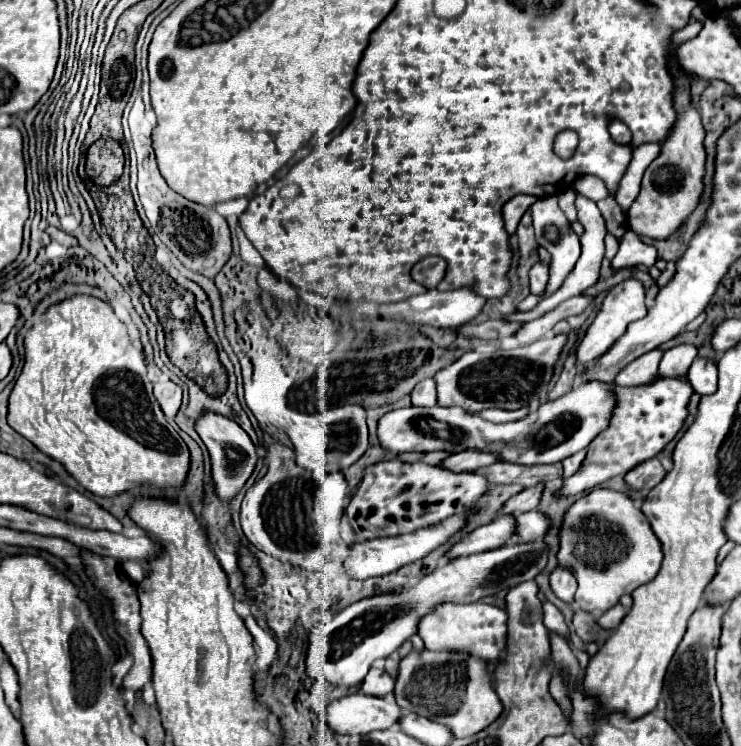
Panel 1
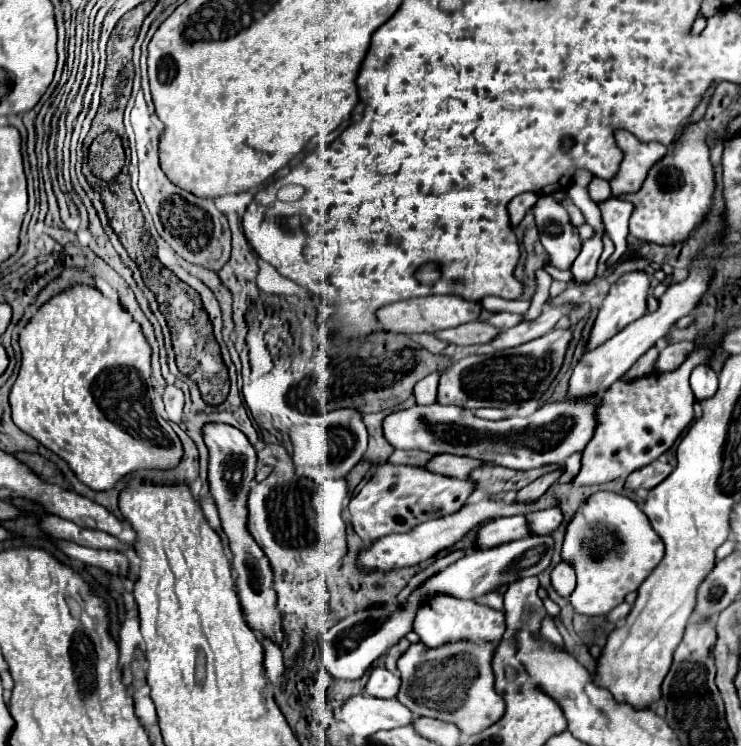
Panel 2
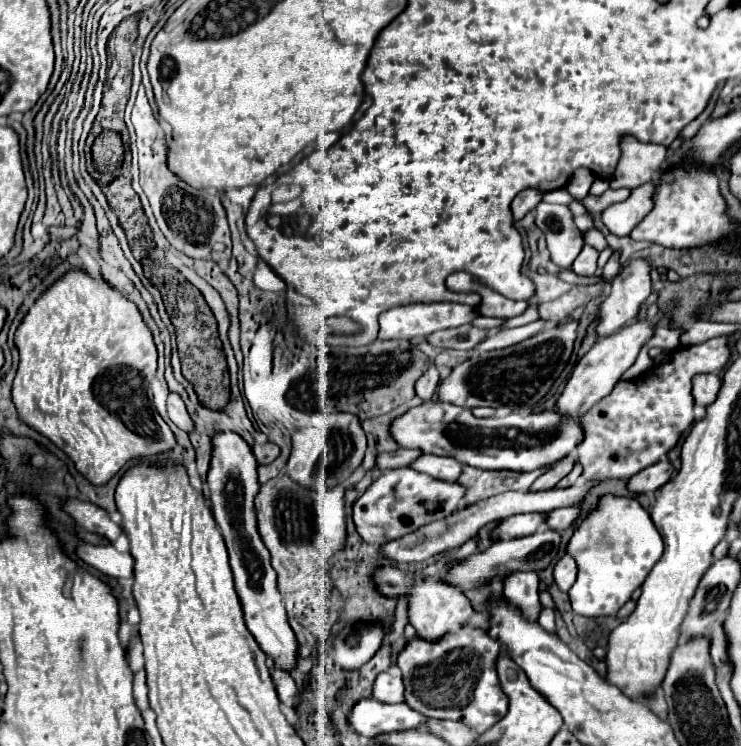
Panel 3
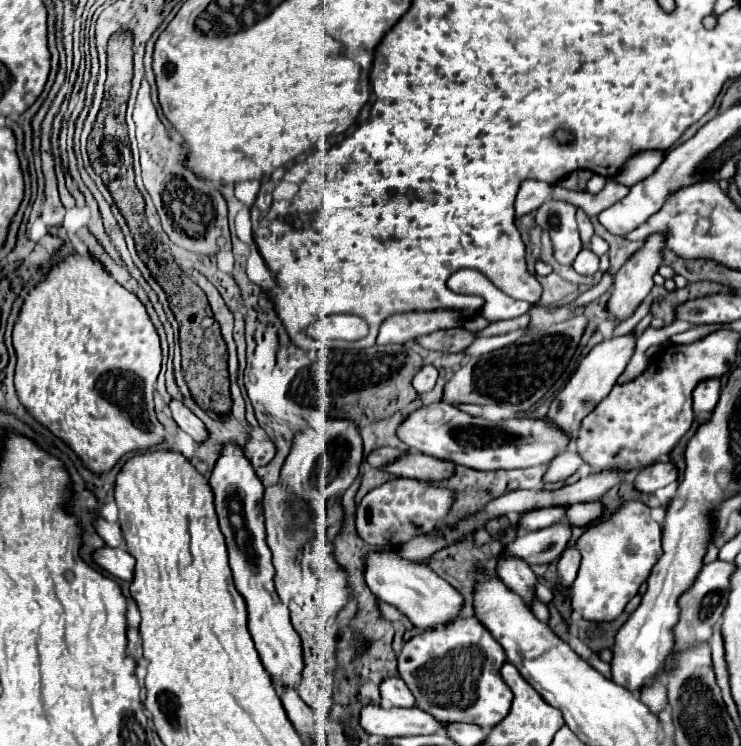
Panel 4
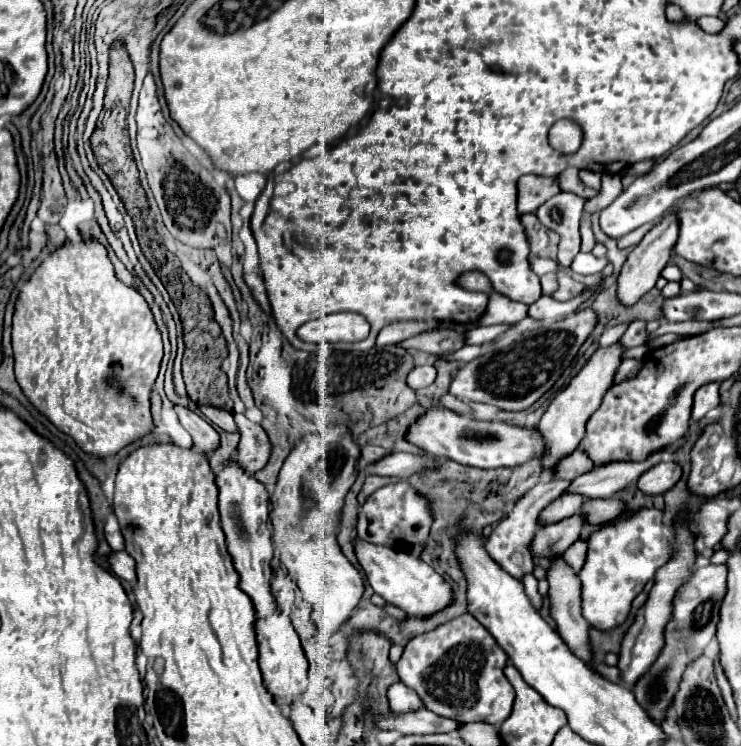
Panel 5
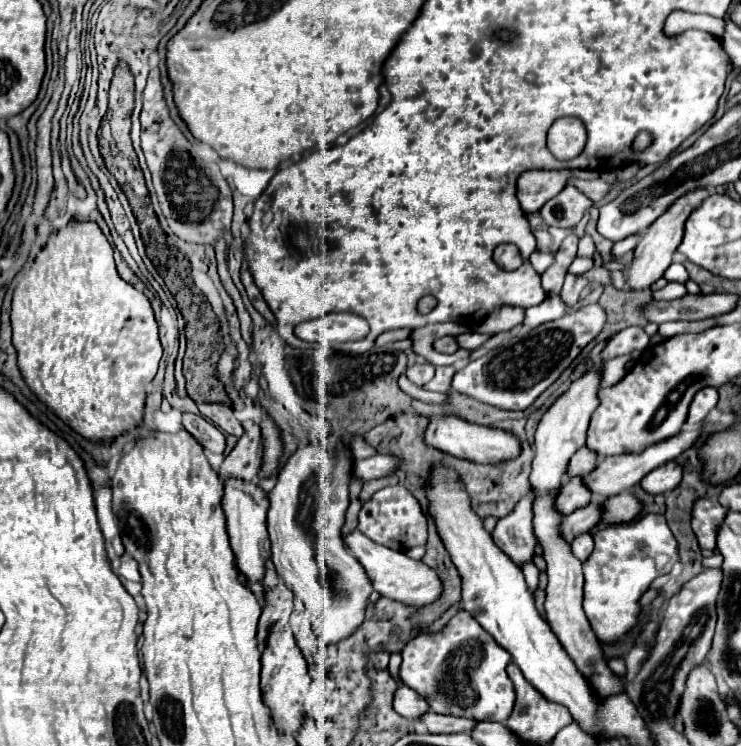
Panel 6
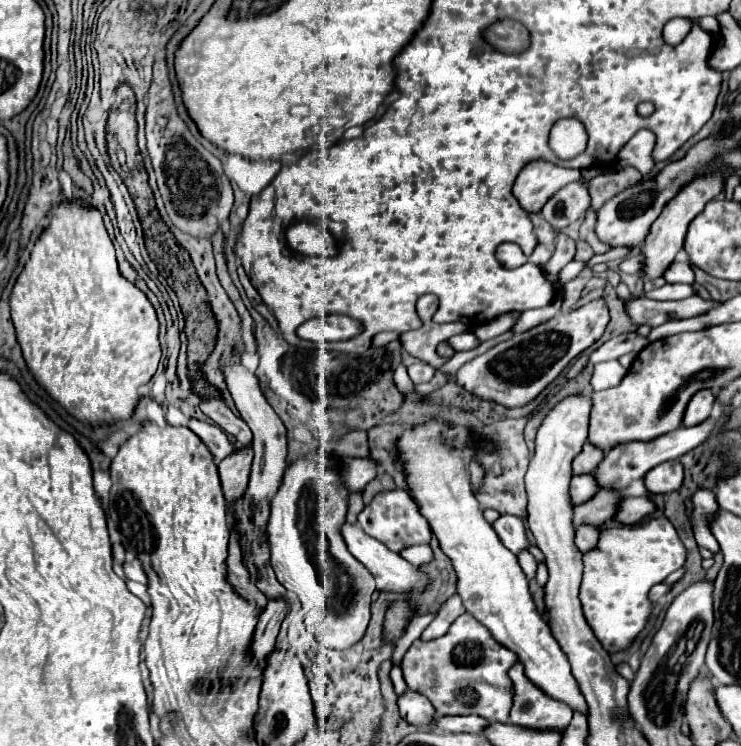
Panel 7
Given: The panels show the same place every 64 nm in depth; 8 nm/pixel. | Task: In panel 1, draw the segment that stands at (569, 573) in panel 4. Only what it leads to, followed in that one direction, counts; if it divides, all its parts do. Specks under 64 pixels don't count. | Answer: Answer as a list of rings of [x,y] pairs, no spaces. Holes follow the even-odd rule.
[[[558,566],[552,574],[550,574],[550,586],[554,590],[554,594],[564,600],[564,602],[572,602],[572,596],[576,592],[576,578],[572,576],[572,572],[568,568]]]

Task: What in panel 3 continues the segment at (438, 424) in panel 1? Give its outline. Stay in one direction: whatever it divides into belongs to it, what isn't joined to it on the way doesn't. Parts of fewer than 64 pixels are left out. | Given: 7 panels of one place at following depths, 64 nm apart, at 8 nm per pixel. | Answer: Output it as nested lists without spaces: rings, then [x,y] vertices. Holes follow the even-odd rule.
[[[424,402],[408,410],[392,424],[392,438],[402,448],[418,448],[422,454],[450,456],[462,464],[488,470],[528,472],[542,466],[552,466],[568,456],[580,442],[580,424],[570,416],[560,416],[554,410],[540,414],[510,414],[504,418],[476,418],[468,408],[446,402]]]

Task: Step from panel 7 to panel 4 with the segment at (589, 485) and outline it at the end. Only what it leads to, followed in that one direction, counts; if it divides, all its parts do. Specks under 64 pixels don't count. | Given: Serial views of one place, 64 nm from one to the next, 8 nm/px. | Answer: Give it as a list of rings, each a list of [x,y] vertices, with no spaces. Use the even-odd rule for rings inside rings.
[[[548,506],[548,508],[538,508],[532,510],[524,516],[518,518],[518,526],[524,530],[540,530],[546,528],[550,524],[556,524],[560,520],[564,520],[568,506]]]

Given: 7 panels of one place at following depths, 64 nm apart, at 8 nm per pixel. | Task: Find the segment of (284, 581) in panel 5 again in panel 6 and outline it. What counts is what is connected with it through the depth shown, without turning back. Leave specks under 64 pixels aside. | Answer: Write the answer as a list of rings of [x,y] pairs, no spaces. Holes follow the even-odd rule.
[[[278,584],[272,592],[266,594],[266,604],[262,606],[262,616],[258,622],[258,648],[260,652],[266,648],[266,638],[270,628],[292,610],[292,592],[286,584]]]

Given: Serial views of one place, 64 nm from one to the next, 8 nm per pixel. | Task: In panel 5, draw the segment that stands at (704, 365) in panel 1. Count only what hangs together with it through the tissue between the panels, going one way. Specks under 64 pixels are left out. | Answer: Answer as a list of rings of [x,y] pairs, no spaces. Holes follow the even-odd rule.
[[[706,384],[698,388],[694,394],[694,404],[692,404],[692,420],[700,420],[708,410],[716,408],[720,404],[718,396],[718,384]]]

